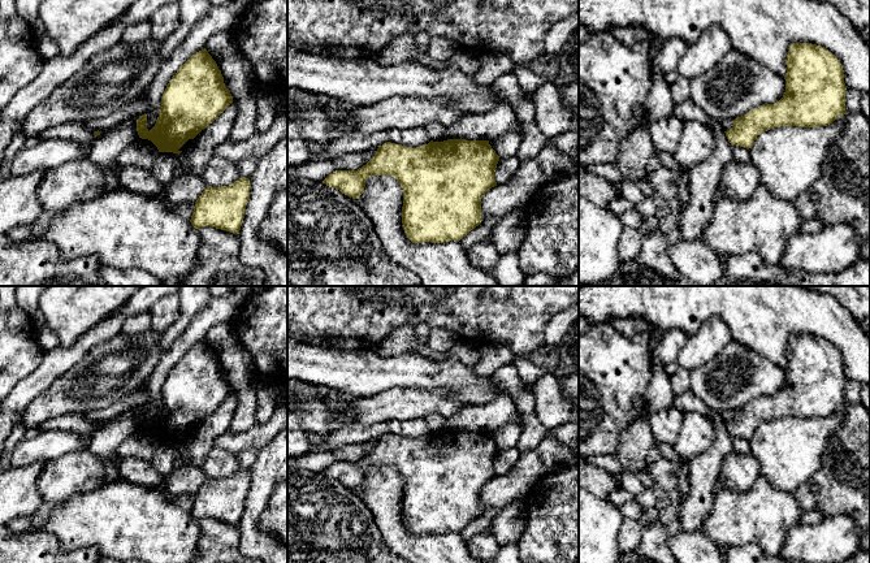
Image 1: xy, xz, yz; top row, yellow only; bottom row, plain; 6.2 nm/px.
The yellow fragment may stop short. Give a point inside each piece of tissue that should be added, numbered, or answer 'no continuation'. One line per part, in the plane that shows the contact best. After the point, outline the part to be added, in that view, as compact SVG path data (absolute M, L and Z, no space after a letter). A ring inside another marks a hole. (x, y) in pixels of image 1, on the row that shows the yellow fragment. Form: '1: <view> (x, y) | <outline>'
no continuation

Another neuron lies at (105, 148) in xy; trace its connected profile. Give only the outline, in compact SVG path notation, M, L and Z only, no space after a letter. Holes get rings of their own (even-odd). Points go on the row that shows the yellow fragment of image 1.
M139 114L129 117L100 134L91 143L87 159L104 170L116 169L117 157L137 139L137 120Z

